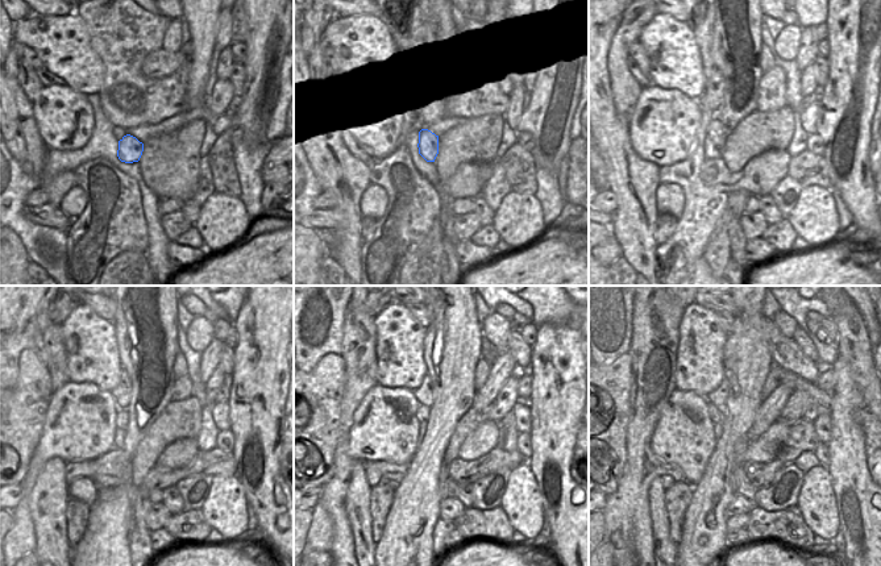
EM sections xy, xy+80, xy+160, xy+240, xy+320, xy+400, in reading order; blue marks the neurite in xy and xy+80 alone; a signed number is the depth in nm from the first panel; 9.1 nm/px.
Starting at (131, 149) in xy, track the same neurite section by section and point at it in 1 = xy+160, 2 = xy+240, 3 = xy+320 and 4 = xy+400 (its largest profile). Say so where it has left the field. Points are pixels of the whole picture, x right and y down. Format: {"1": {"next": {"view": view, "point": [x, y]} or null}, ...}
{"1": {"next": {"view": "xy+160", "point": [717, 132]}}, "2": {"next": {"view": "xy+240", "point": [121, 420]}}, "3": {"next": {"view": "xy+320", "point": [422, 413]}}, "4": {"next": {"view": "xy+400", "point": [714, 413]}}}

